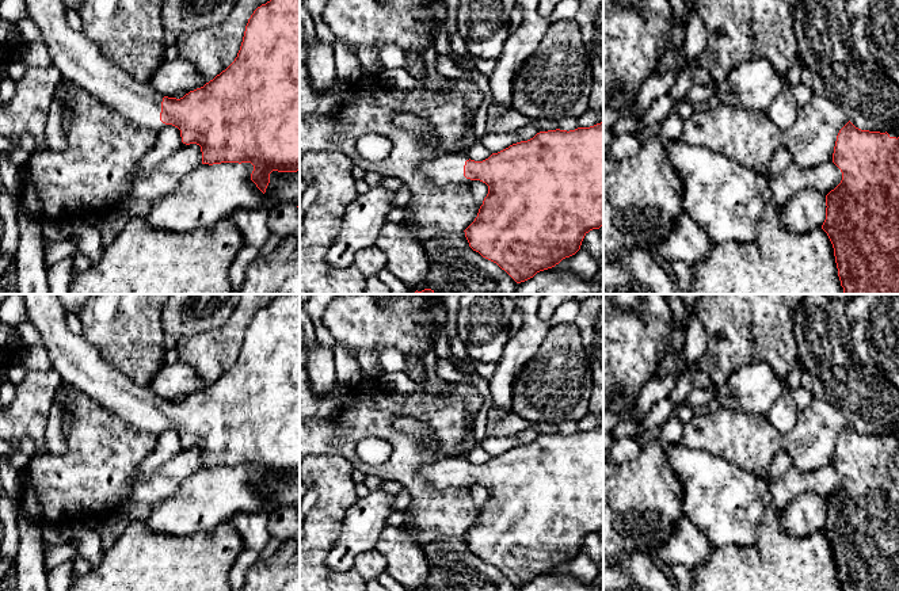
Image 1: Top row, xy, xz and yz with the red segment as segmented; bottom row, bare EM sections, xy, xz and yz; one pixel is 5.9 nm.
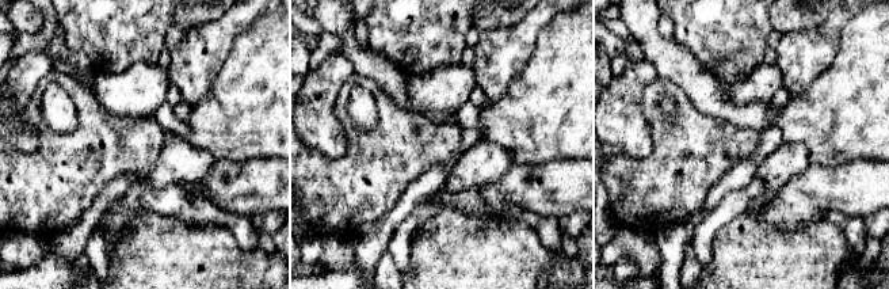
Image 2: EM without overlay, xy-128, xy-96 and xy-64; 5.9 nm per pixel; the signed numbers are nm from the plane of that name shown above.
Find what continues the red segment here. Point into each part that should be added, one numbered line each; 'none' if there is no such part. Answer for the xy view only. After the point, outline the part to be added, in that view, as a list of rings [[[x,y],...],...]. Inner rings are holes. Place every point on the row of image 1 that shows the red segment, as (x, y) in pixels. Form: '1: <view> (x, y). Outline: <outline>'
1: xy (79, 60). Outline: [[[24,0],[28,18],[42,34],[52,62],[69,80],[133,123],[160,131],[161,95],[108,61],[81,30],[68,26],[62,0]]]

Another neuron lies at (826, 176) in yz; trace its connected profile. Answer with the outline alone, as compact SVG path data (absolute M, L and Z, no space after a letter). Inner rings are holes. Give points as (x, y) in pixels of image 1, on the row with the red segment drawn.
M792 161L781 176L766 179L772 190L770 203L780 209L793 194L804 188L815 188L827 195L841 183L842 172L833 161L812 168L803 168Z

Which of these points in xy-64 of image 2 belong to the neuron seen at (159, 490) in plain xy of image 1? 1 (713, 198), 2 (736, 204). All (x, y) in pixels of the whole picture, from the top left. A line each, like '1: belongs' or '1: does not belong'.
1: does not belong
2: belongs

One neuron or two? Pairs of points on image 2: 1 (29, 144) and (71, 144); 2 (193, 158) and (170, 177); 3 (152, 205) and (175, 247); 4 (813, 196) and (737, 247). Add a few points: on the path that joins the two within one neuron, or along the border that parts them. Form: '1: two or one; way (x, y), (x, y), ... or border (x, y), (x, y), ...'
1: two; border (22, 116), (37, 132), (37, 149), (33, 153)
2: one; way (187, 163), (183, 163), (175, 171)
3: two; border (189, 223), (141, 213), (132, 221), (130, 232)
4: two; border (758, 209), (767, 221), (782, 228), (802, 225)

